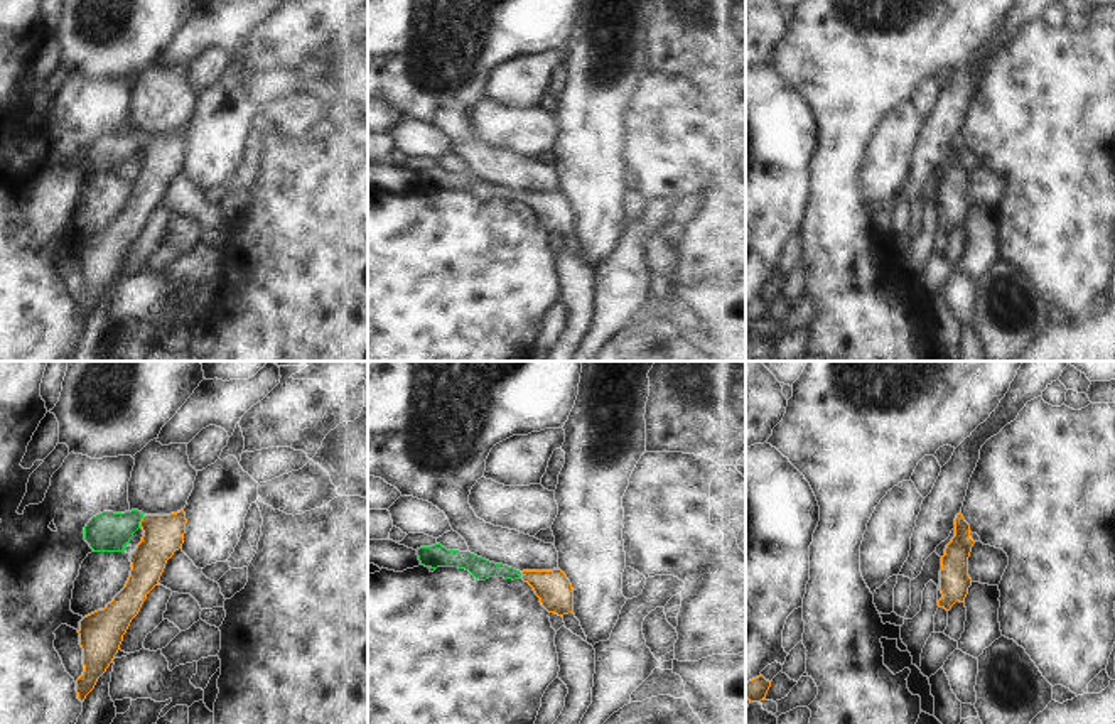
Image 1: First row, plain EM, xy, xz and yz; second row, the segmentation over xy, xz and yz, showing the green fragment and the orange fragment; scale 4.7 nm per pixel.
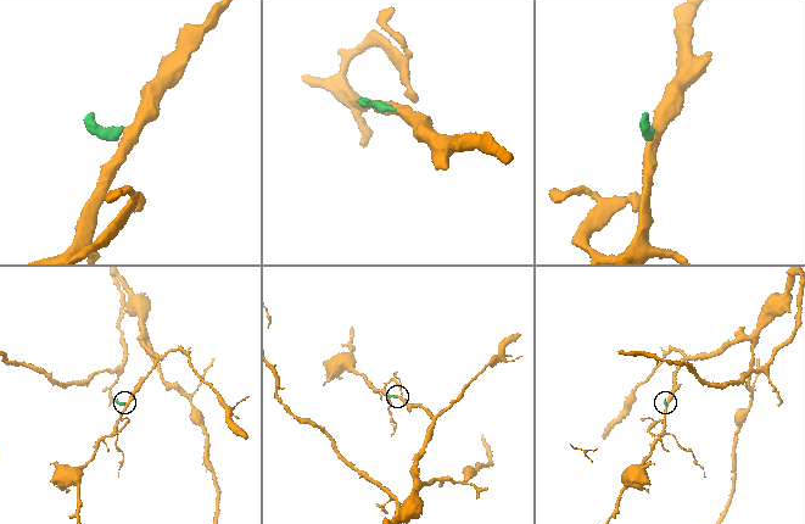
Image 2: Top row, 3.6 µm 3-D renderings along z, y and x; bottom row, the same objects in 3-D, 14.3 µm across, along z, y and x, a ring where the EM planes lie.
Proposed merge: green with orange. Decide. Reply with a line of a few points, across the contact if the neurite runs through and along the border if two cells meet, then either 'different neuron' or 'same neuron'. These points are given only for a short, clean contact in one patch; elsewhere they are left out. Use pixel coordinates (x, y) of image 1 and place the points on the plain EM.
line xy (107, 154), (132, 142), (140, 142), (162, 156); same neuron

